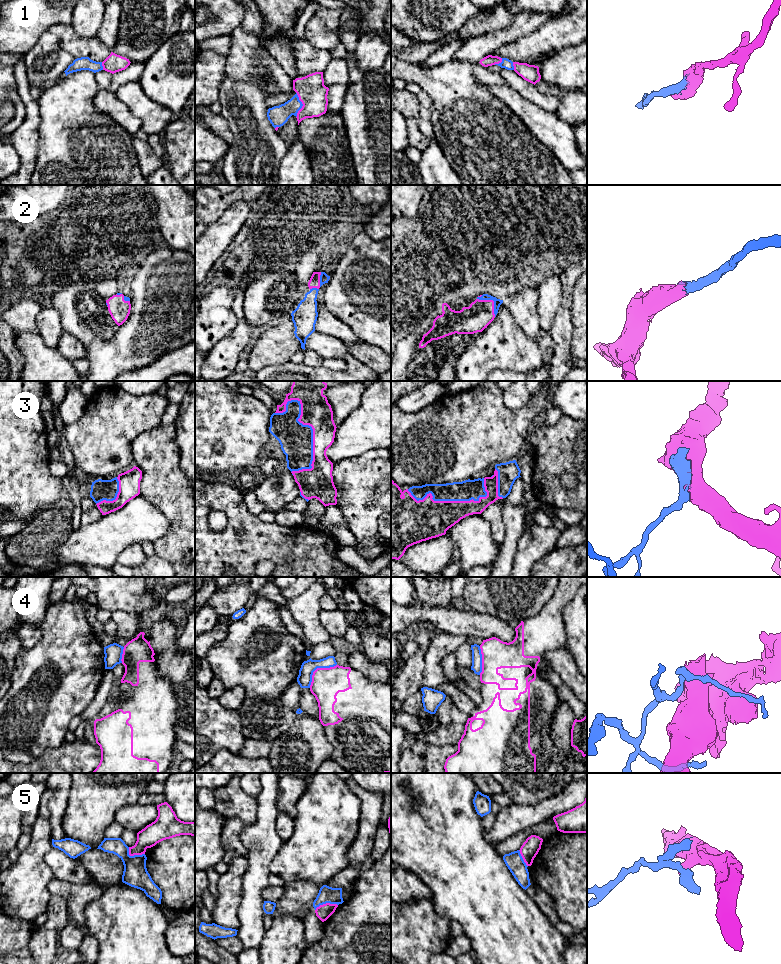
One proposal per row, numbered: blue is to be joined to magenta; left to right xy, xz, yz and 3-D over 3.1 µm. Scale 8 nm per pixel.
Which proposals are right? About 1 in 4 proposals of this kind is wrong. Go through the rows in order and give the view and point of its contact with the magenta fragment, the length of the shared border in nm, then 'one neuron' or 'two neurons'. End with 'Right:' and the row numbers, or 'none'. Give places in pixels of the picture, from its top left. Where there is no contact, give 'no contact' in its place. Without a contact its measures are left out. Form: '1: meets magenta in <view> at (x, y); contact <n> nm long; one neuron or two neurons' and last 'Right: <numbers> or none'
1: meets magenta in xz at (303, 105); contact 200 nm long; one neuron
2: meets magenta in yz at (492, 300); contact 220 nm long; one neuron
3: meets magenta in xz at (313, 441); contact 600 nm long; one neuron
4: meets magenta in xz at (317, 668); contact 300 nm long; two neurons
5: meets magenta in xz at (326, 903); contact 190 nm long; two neurons
Right: 1, 2, 3

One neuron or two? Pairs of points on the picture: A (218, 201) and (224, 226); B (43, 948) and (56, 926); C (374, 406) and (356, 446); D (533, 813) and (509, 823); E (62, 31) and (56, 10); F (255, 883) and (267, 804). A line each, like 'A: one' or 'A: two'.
A: two
B: one
C: one
D: one
E: two
F: one

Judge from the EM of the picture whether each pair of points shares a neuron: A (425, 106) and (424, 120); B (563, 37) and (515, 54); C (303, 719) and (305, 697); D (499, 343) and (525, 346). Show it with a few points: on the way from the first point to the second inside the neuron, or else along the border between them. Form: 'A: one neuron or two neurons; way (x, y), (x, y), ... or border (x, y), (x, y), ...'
A: one neuron; way (425, 109), (425, 117)
B: one neuron; way (551, 37), (540, 44), (527, 47)
C: two neurons; border (303, 711), (318, 719)
D: one neuron; way (505, 346), (519, 346)

